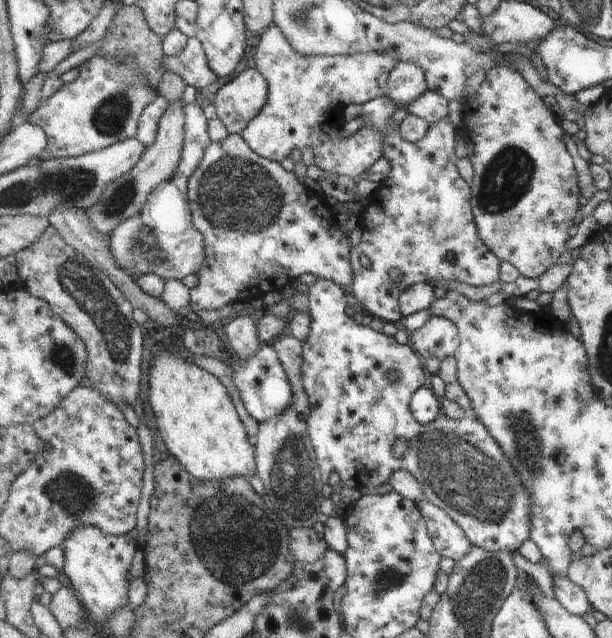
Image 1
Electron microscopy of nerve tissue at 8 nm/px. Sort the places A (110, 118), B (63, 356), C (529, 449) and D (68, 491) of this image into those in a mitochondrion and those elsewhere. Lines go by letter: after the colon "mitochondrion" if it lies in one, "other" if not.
A: mitochondrion
B: mitochondrion
C: mitochondrion
D: mitochondrion

